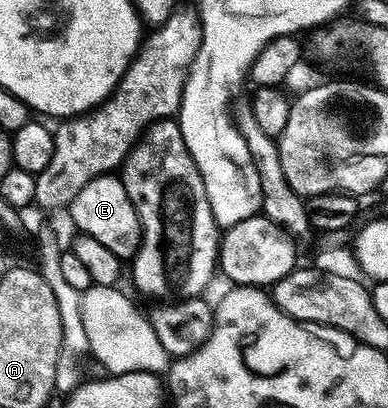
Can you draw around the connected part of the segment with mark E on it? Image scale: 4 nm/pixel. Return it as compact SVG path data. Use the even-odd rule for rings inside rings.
M116 174L100 175L83 185L68 209L78 232L95 237L95 241L107 245L107 249L111 249L111 253L118 255L122 261L132 260L137 254L141 242L141 221L127 197L124 183Z

